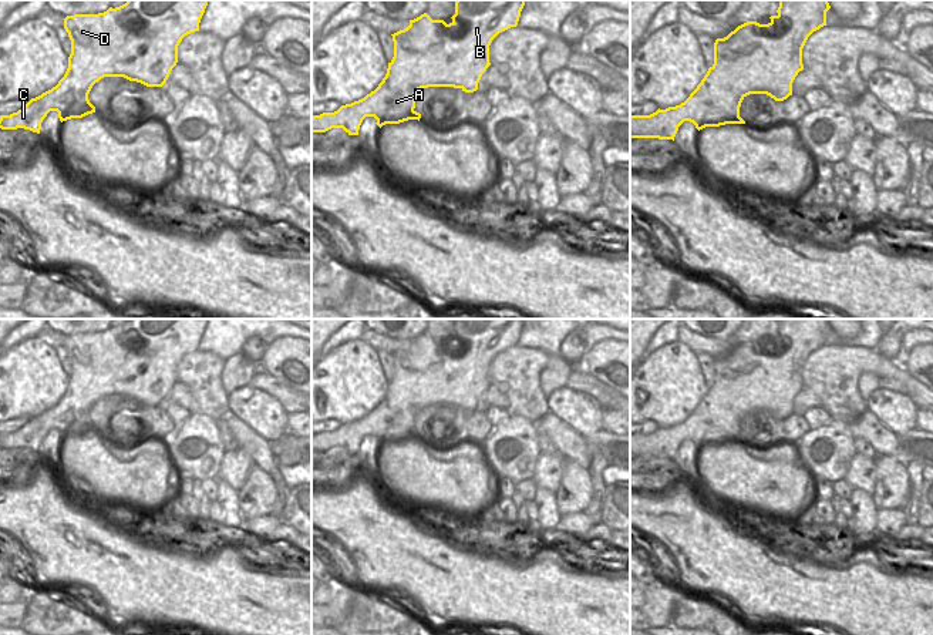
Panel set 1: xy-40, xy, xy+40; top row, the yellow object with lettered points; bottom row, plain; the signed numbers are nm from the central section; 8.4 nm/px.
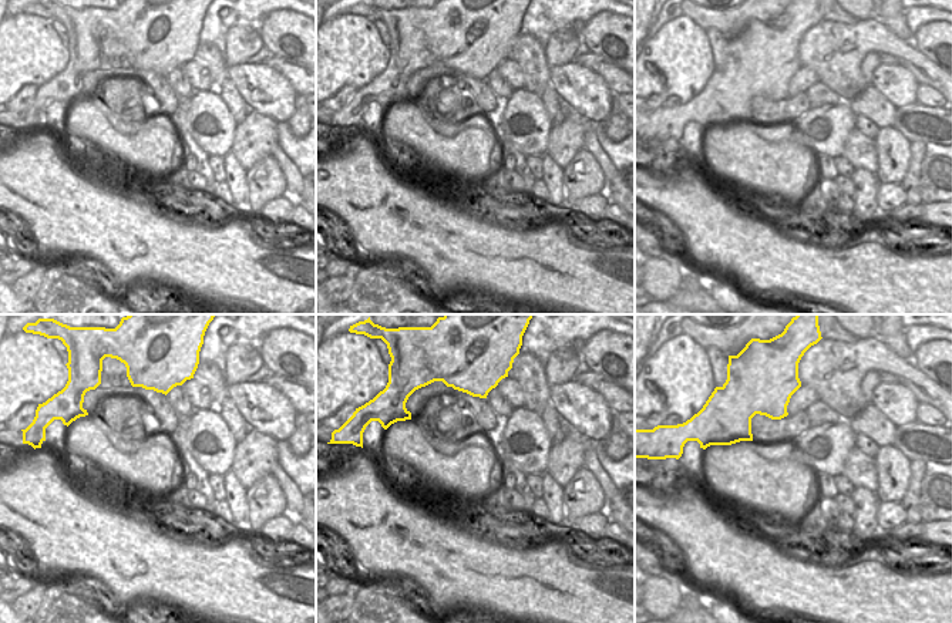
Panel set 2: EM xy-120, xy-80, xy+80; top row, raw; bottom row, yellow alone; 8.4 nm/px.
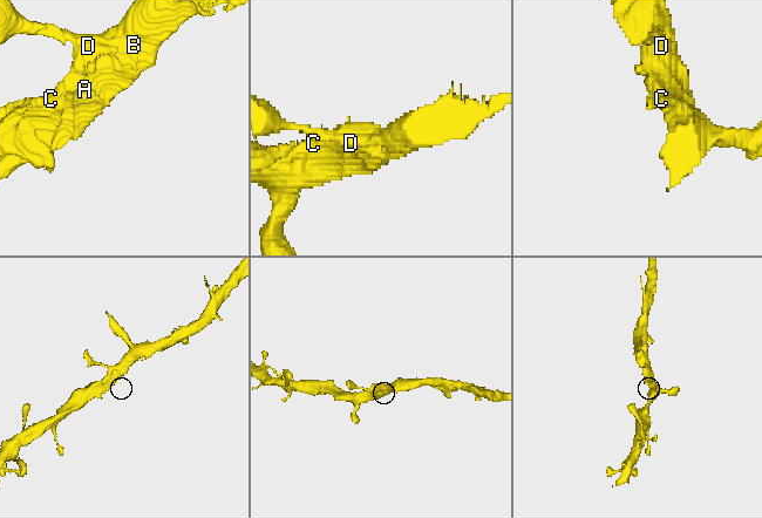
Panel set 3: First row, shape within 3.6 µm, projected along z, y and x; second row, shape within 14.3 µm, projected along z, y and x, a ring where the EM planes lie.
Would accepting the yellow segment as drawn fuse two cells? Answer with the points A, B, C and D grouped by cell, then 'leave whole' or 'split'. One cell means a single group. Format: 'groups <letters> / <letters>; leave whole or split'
groups A B C D; leave whole

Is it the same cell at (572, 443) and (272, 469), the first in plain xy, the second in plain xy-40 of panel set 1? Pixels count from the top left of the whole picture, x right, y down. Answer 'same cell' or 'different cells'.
same cell

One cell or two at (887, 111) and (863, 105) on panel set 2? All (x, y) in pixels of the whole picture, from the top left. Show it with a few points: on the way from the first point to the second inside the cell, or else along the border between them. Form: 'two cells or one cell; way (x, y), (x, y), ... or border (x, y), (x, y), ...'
one cell; way (881, 111), (874, 105), (868, 105)

